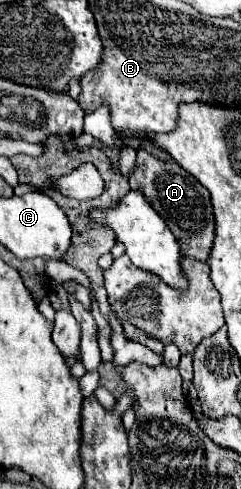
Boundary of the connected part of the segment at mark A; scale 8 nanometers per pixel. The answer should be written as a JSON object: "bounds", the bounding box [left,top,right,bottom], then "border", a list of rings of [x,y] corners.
{"bounds":[129,151,215,261],"border":[[[137,151],[137,167],[129,177],[131,189],[139,189],[145,199],[159,211],[173,235],[179,239],[181,253],[199,261],[207,261],[215,237],[215,219],[209,191],[175,161],[161,161],[149,151]]]}

